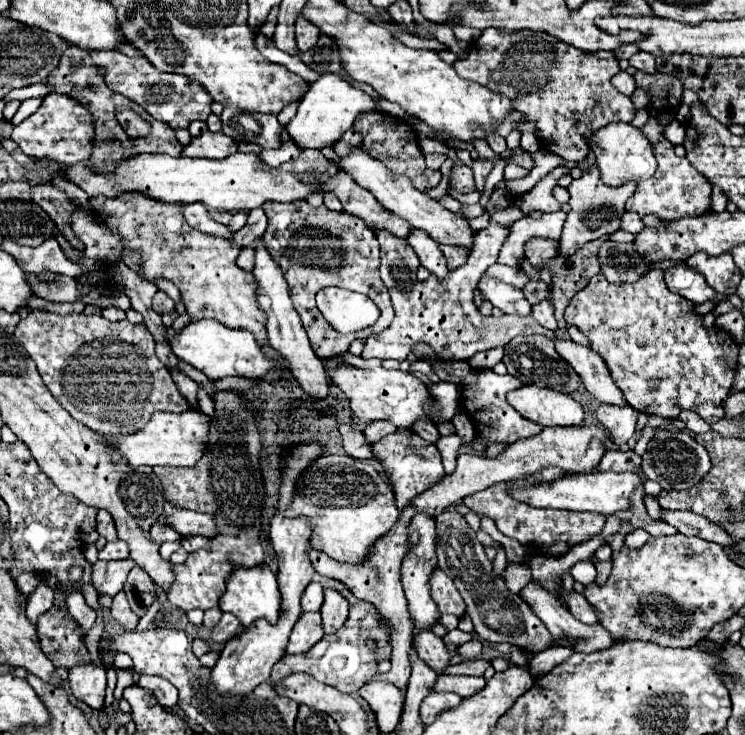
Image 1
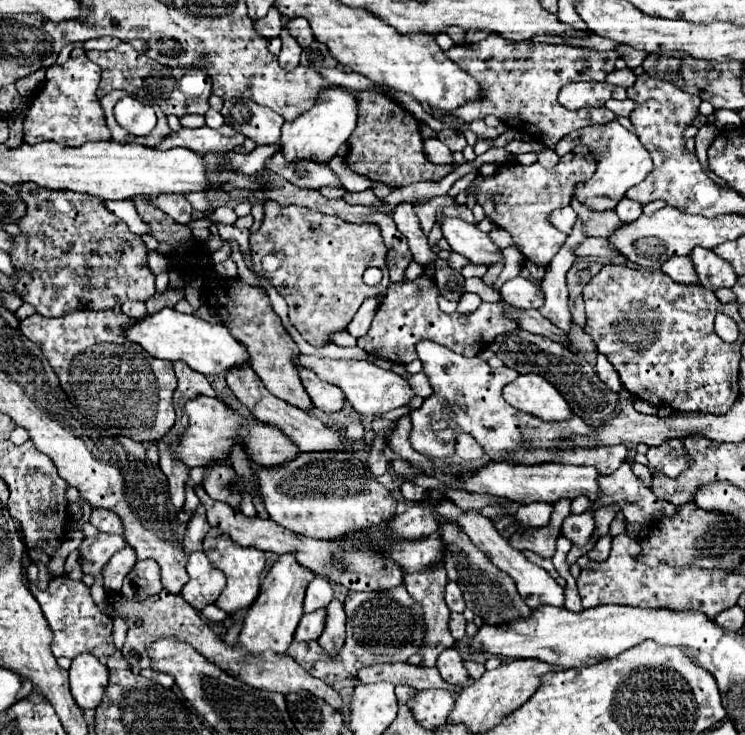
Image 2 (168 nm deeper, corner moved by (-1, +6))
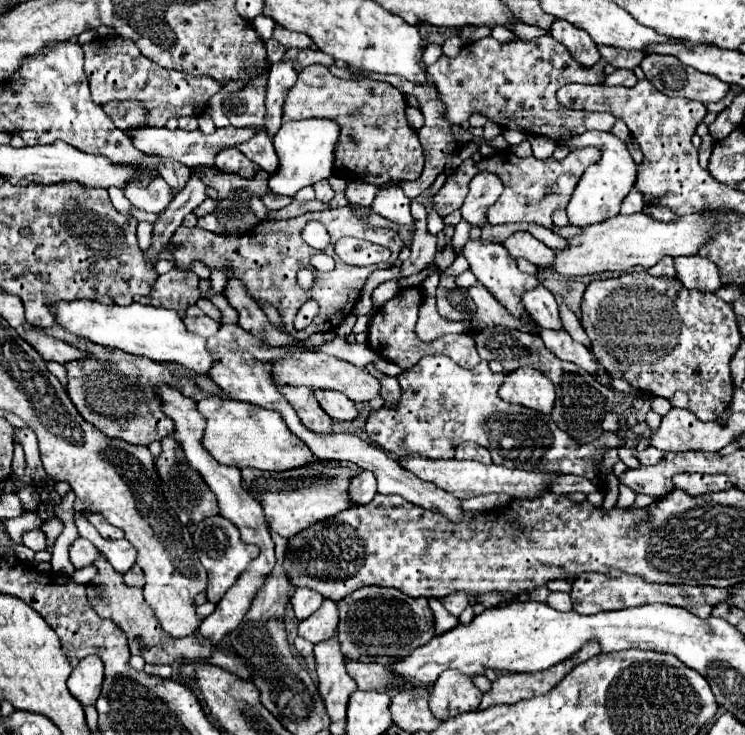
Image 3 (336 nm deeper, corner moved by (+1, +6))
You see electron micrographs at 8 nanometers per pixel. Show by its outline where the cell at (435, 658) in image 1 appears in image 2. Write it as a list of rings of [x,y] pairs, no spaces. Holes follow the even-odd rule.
[[[448,647],[438,655],[436,667],[438,667],[444,681],[450,681],[450,683],[462,685],[462,687],[468,685],[468,673],[466,673],[466,669],[462,665],[460,653],[454,647]]]

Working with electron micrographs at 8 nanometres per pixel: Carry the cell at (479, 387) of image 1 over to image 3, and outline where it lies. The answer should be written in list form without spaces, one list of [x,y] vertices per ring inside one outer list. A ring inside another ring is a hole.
[[[428,355],[398,375],[402,389],[398,403],[372,411],[366,431],[372,441],[394,457],[420,453],[432,459],[452,459],[460,443],[474,441],[490,451],[496,465],[560,475],[572,473],[586,479],[596,475],[604,451],[620,447],[616,433],[604,433],[588,445],[576,443],[548,415],[502,401],[496,393],[502,381],[504,373],[494,373],[488,361],[480,361],[474,369],[464,369],[444,355]]]

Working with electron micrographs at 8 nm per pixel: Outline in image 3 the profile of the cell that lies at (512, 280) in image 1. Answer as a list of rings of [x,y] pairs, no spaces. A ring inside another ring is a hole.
[[[458,255],[458,257],[454,259],[454,263],[452,263],[448,269],[444,269],[442,273],[444,273],[444,275],[452,275],[452,277],[456,277],[456,275],[464,273],[468,267],[470,267],[470,265],[468,265],[468,261],[466,261],[462,255]]]

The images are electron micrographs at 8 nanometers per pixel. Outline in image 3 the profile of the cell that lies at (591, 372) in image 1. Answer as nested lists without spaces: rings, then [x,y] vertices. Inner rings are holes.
[[[476,283],[476,285],[468,287],[468,293],[478,307],[476,317],[472,321],[474,329],[484,329],[484,327],[494,327],[494,325],[512,327],[512,329],[520,329],[520,331],[532,331],[534,329],[530,319],[512,317],[482,283]]]

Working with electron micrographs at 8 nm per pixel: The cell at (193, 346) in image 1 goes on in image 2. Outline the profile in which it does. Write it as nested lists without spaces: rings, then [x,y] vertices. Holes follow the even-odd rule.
[[[162,309],[154,315],[136,321],[126,331],[126,337],[142,345],[142,349],[152,357],[168,359],[168,361],[184,361],[190,369],[206,377],[220,375],[232,367],[246,365],[250,361],[250,353],[246,351],[246,347],[232,337],[232,333],[226,329],[224,323],[204,321],[198,315],[178,313],[174,309]]]

